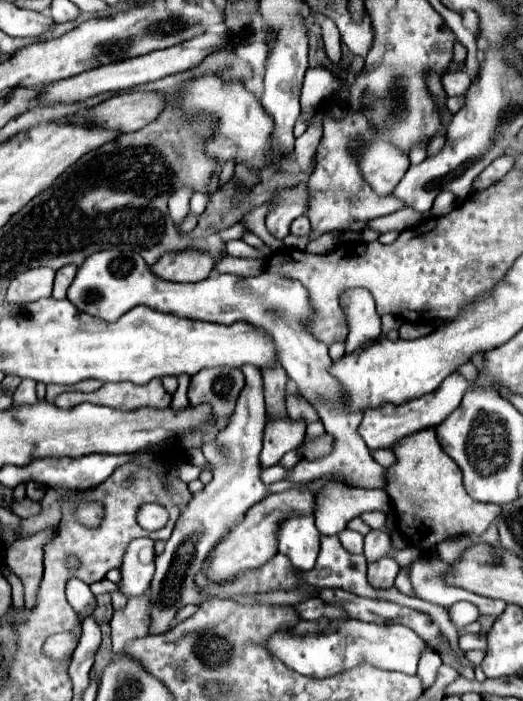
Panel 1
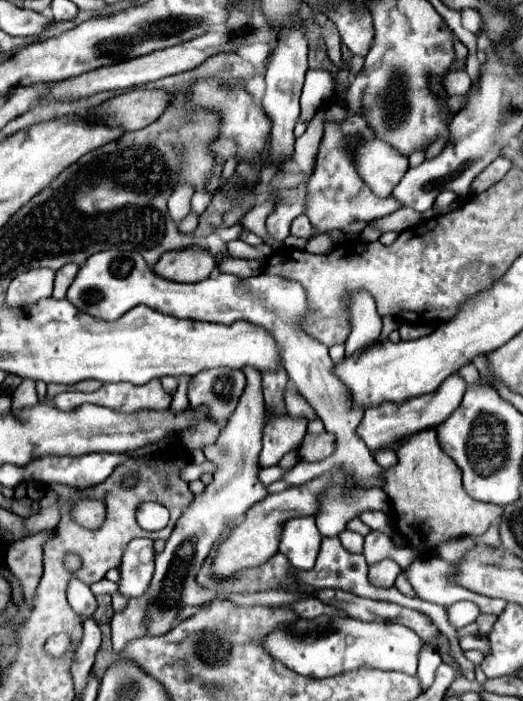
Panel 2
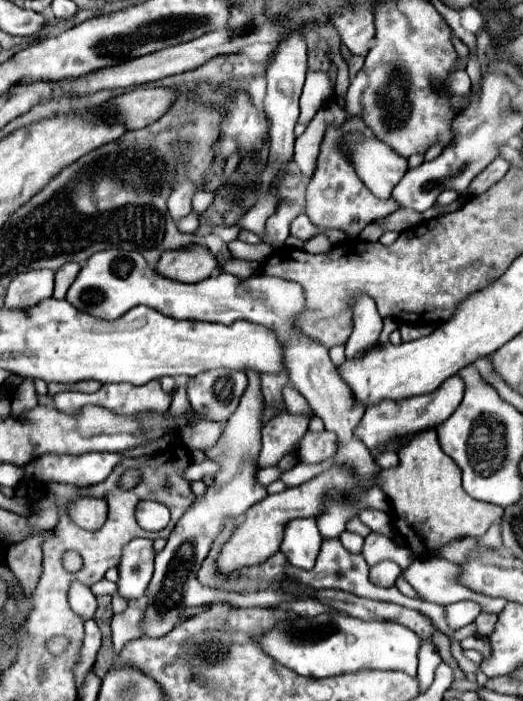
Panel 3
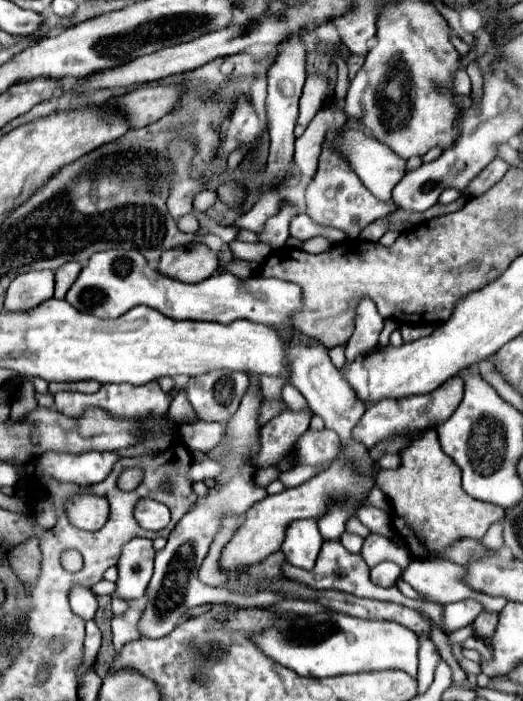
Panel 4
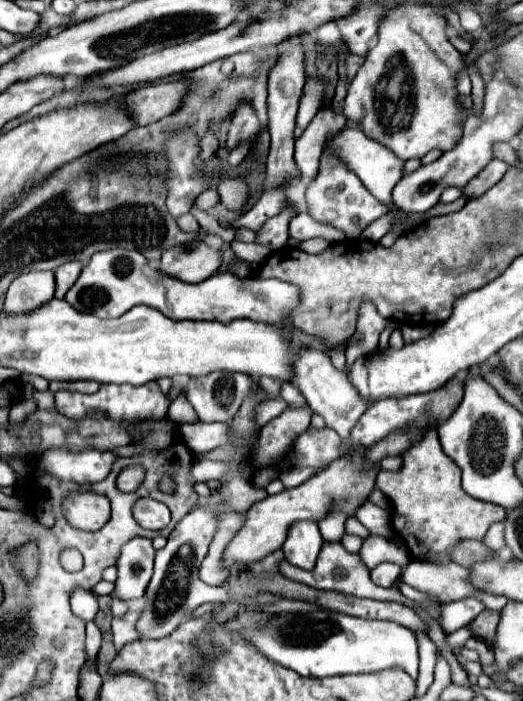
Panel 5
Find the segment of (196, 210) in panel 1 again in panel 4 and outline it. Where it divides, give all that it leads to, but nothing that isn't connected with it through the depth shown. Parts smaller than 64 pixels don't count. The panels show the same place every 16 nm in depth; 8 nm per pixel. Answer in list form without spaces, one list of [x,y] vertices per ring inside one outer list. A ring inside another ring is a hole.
[[[204,190],[194,198],[194,208],[196,210],[208,210],[210,206],[214,206],[214,202],[218,200],[216,190]]]

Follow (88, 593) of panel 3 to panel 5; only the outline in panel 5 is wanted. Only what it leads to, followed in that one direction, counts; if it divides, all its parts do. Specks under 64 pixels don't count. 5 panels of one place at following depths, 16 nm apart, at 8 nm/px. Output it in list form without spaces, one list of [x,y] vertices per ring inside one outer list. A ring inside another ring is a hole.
[[[78,588],[72,598],[70,598],[70,604],[72,604],[72,612],[82,618],[84,622],[90,622],[94,620],[96,612],[98,612],[98,600],[92,592],[84,592],[82,588]]]

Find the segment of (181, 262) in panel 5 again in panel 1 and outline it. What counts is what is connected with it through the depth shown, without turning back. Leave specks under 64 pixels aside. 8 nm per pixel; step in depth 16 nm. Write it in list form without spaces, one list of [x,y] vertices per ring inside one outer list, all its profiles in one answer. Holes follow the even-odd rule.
[[[200,250],[166,252],[154,266],[152,272],[160,278],[172,282],[200,282],[214,270],[214,260],[210,254]]]

